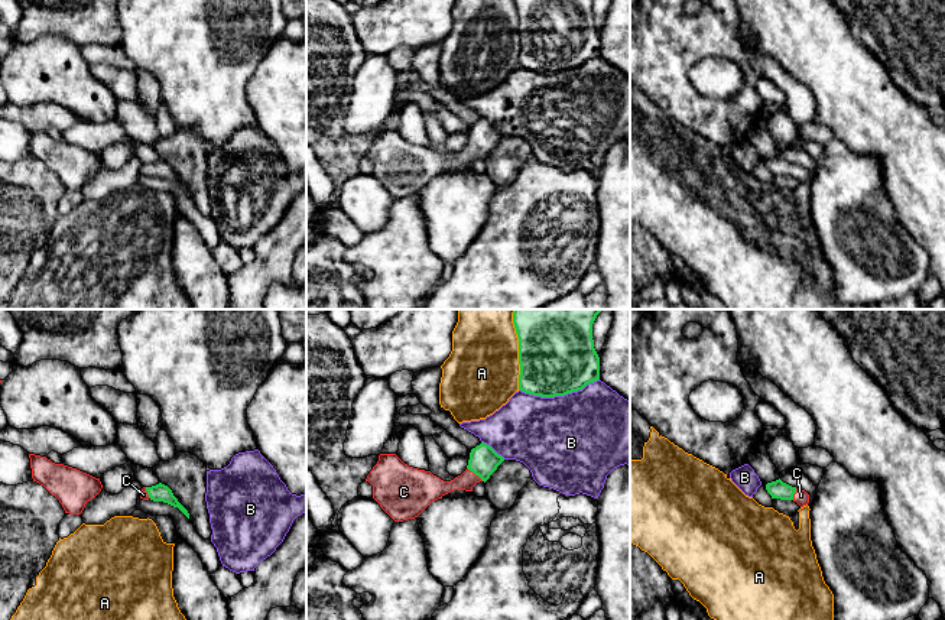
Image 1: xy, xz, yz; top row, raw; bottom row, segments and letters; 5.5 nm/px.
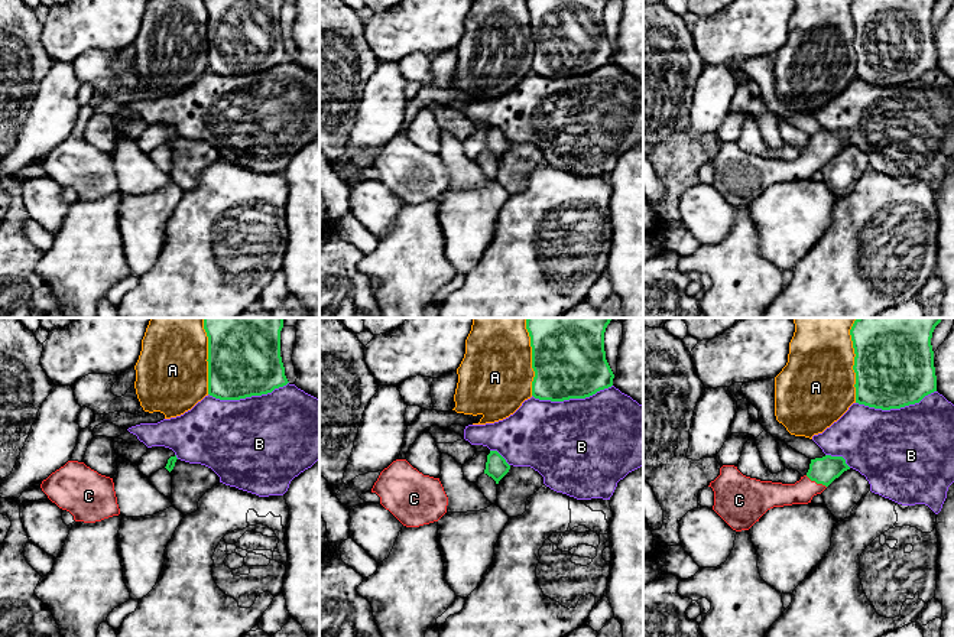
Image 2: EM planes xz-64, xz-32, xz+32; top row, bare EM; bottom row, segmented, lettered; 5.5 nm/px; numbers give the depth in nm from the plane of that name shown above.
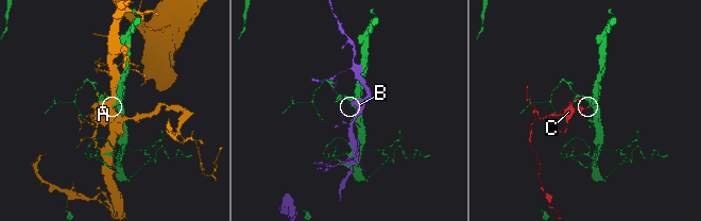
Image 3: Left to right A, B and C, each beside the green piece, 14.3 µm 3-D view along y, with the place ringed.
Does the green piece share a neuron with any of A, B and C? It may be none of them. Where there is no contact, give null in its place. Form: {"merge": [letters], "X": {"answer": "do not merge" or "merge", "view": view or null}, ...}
{"merge": ["C"], "A": {"answer": "do not merge", "view": "xz"}, "B": {"answer": "do not merge", "view": "xz"}, "C": {"answer": "merge", "view": "xz"}}

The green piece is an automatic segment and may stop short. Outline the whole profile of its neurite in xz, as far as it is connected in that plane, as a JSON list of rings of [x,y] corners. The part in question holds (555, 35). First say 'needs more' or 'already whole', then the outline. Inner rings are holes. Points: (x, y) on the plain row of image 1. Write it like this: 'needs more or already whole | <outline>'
already whole | [[[514,0],[519,14],[519,66],[555,74],[600,56],[592,0]]]

